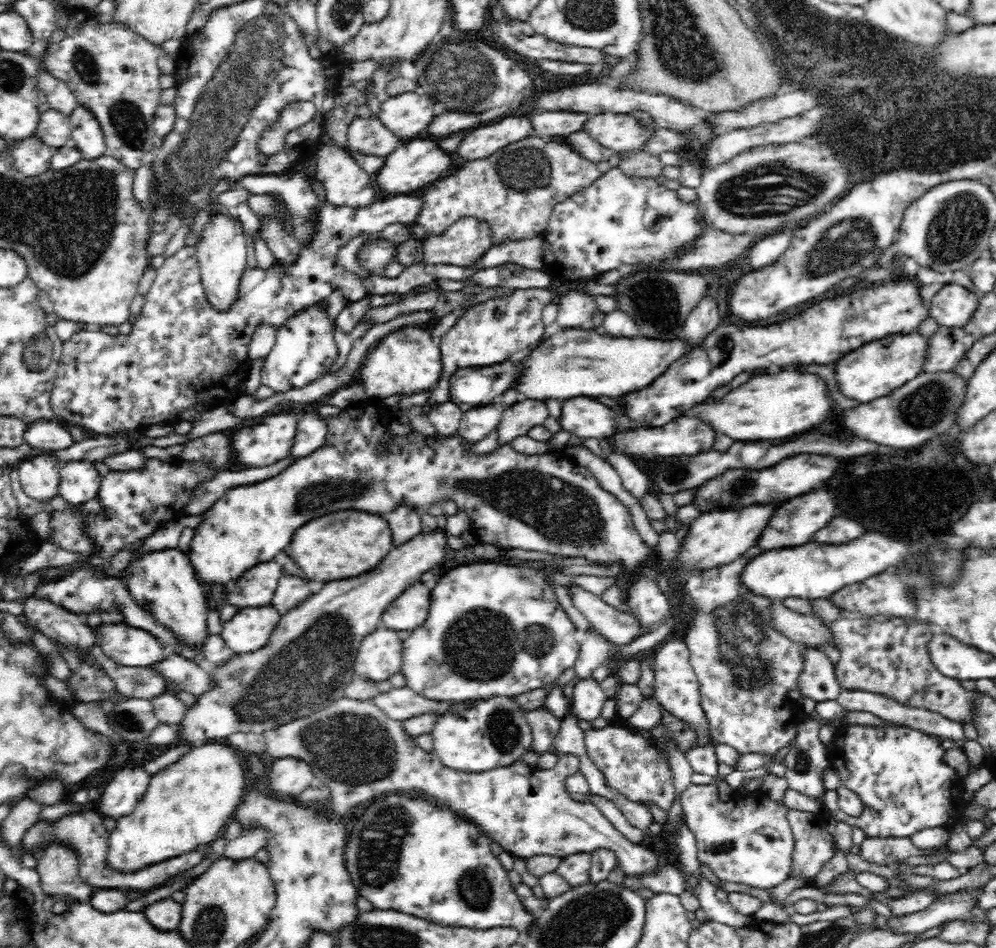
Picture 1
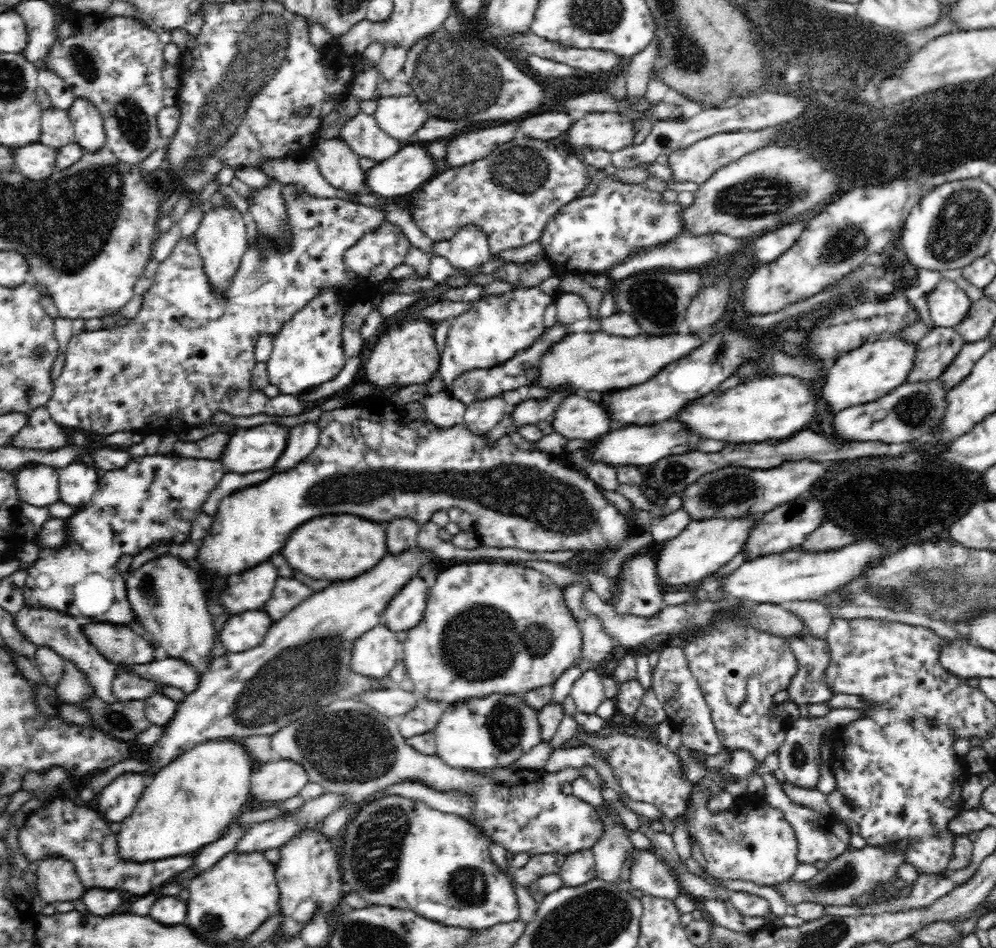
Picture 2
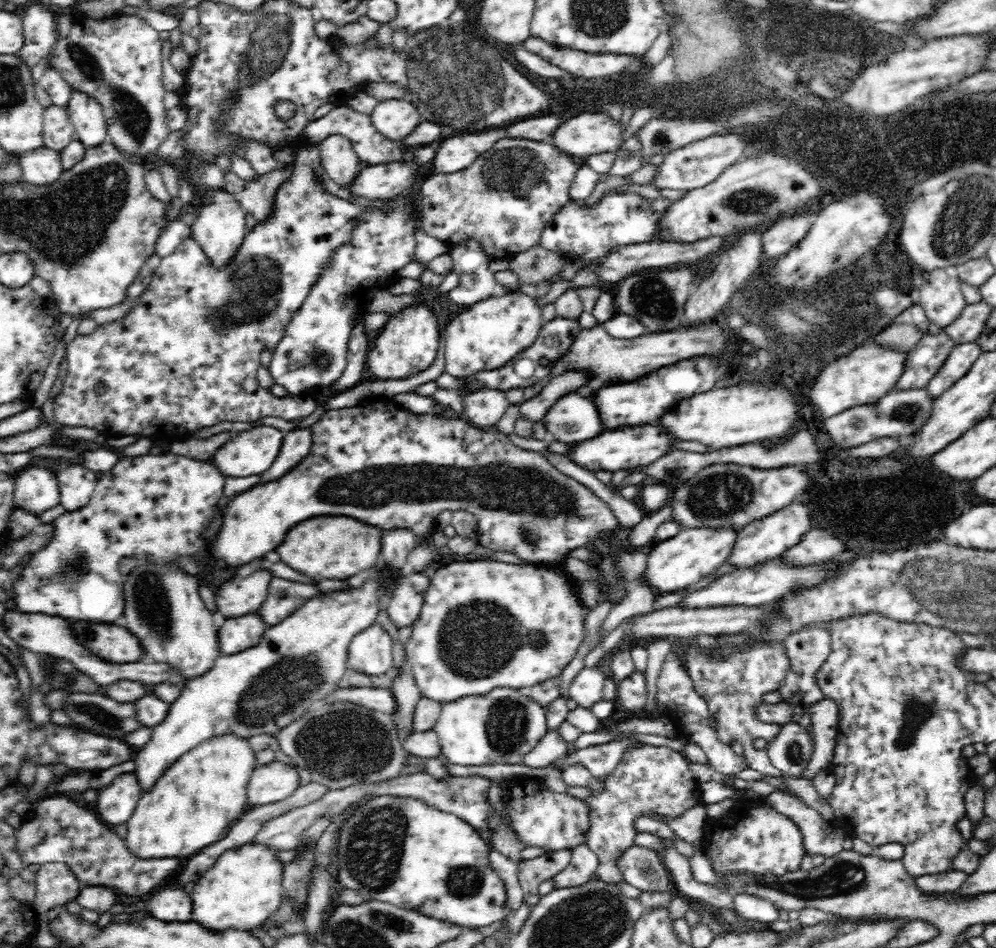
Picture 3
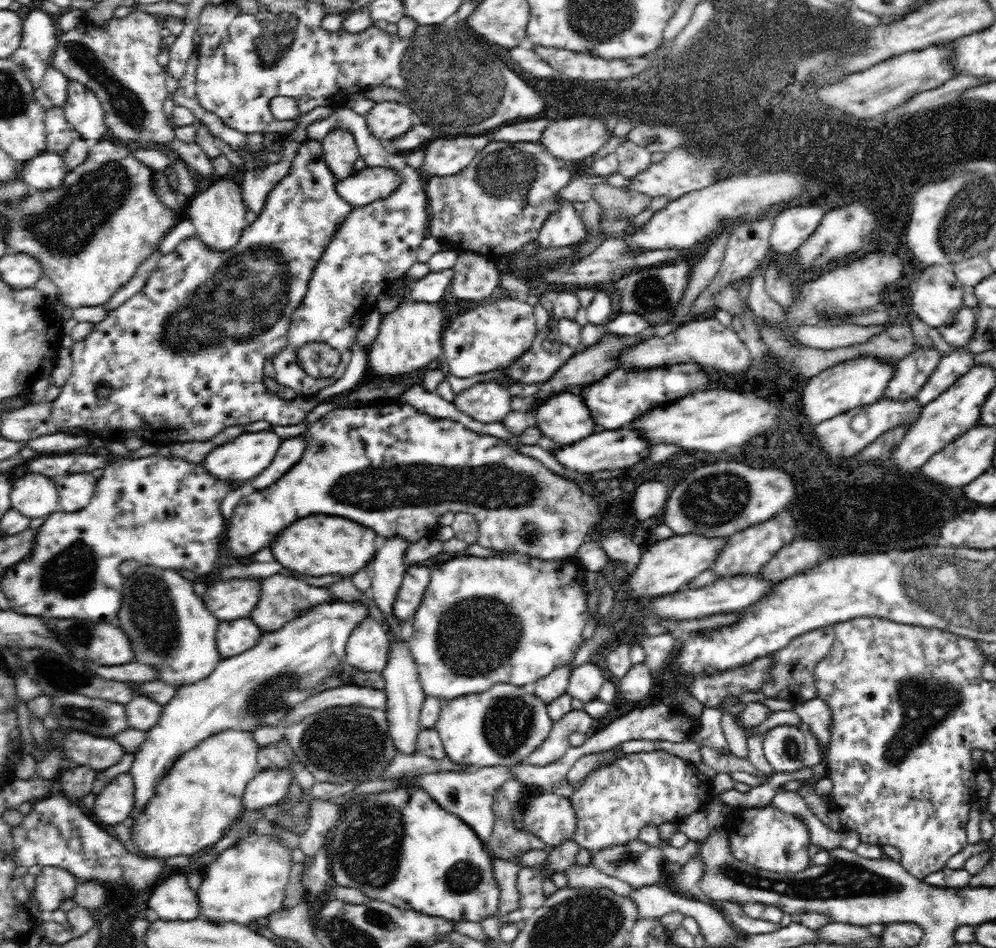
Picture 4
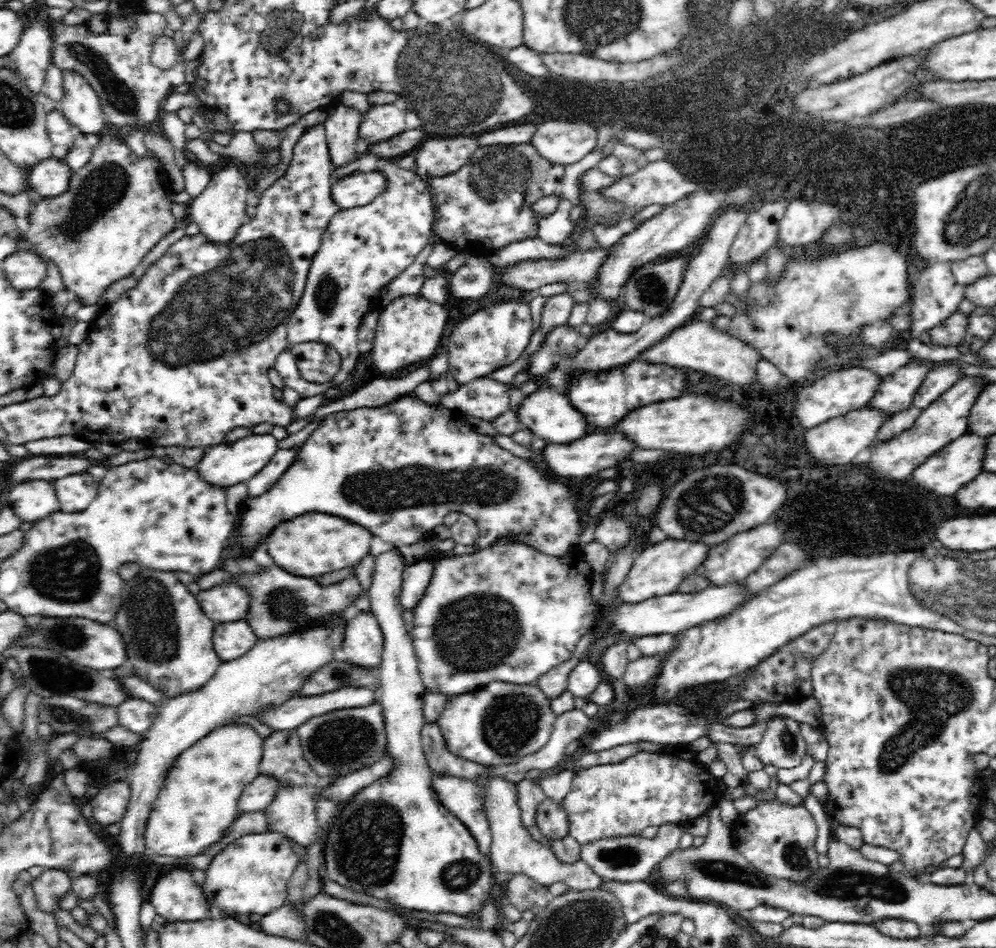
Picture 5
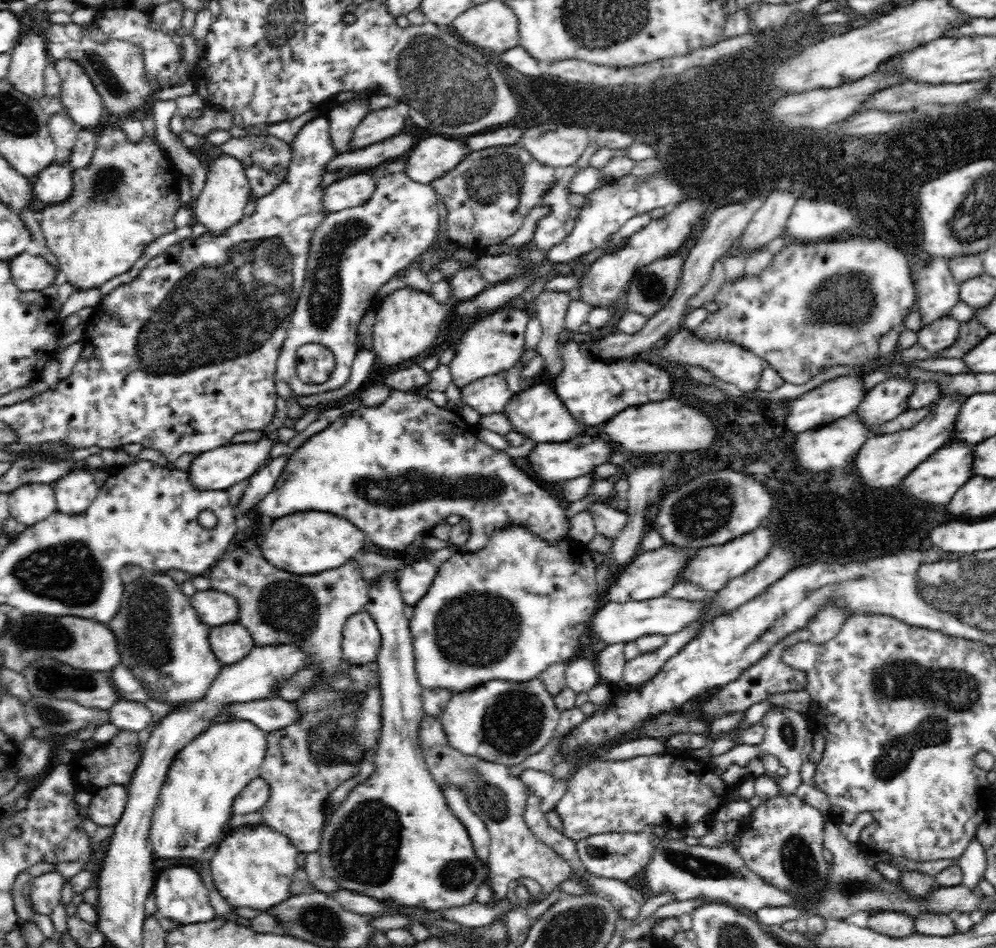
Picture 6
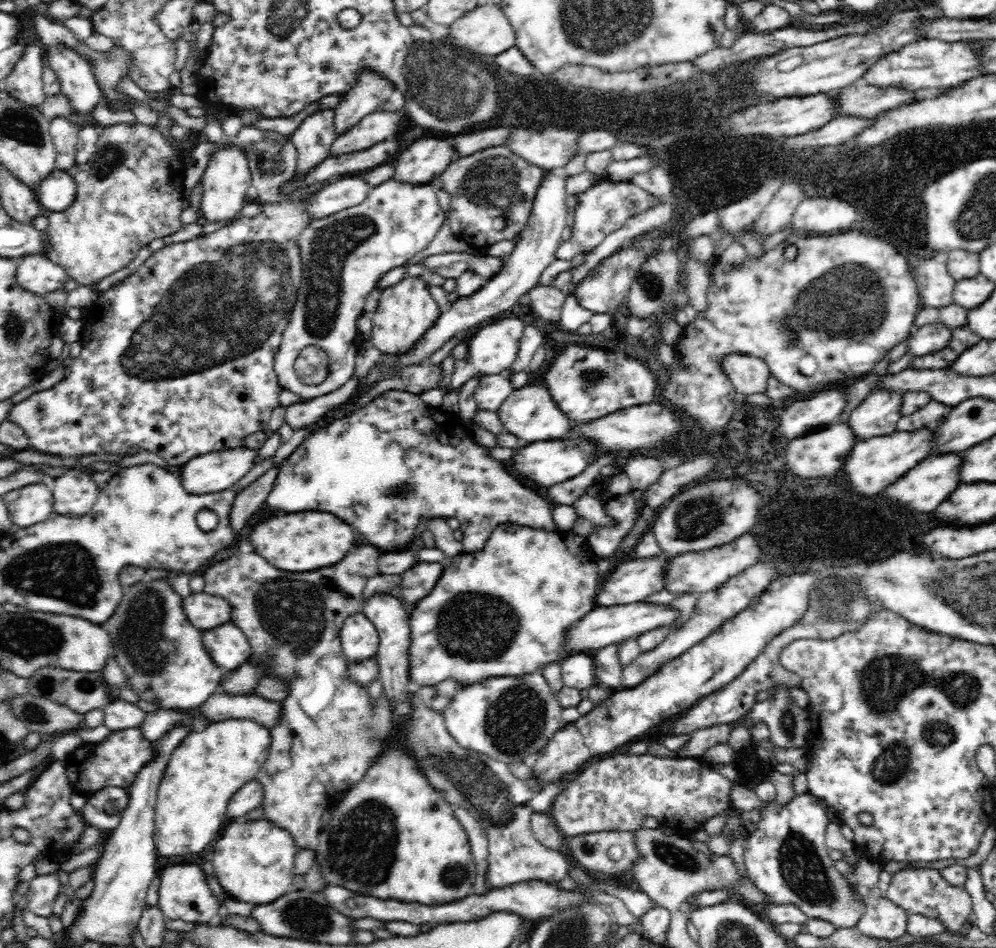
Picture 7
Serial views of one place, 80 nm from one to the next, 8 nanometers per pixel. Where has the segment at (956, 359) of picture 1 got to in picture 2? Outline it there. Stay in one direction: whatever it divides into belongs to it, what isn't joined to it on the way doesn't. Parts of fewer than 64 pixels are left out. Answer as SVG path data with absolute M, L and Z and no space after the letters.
M934 327L914 346L914 366L906 376L908 383L925 383L938 379L946 366L964 346L964 338L952 328Z

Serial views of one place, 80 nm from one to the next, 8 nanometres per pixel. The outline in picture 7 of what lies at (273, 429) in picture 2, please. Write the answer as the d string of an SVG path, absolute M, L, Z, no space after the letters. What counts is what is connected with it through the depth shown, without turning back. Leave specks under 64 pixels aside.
M250 447L214 451L191 458L176 474L186 493L212 494L229 489L246 476L253 467L254 454L256 450Z

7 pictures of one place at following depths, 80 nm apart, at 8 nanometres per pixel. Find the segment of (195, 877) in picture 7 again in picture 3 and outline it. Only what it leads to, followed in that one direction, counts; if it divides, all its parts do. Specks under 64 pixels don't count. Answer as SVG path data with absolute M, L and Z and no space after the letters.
M177 878L154 895L149 895L146 908L154 918L166 922L188 922L191 920L193 901L184 891Z

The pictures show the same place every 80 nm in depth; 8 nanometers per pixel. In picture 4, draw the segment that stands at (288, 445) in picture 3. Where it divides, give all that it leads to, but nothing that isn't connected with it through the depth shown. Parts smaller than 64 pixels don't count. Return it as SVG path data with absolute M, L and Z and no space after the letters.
M302 435L283 440L270 466L249 481L248 491L261 491L274 484L302 458L304 446L306 443Z

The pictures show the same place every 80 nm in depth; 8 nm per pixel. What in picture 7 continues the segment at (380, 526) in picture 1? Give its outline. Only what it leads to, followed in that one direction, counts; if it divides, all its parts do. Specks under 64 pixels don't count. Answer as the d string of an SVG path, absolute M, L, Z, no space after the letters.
M302 512L286 514L282 518L268 518L256 524L250 532L250 542L256 550L254 553L266 558L272 566L290 572L306 572L340 562L346 556L346 552L354 546L356 534L344 520L332 514Z

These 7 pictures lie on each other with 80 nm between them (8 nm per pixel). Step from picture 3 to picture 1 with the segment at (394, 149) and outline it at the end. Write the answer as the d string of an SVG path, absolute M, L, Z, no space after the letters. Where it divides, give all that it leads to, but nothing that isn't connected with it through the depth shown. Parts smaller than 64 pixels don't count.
M374 116L354 119L348 126L347 139L354 151L385 157L407 141L383 126L383 123Z

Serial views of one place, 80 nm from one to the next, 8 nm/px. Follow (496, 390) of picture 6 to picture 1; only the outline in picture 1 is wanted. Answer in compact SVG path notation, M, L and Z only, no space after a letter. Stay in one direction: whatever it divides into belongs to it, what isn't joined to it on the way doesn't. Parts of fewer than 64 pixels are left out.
M486 404L461 414L457 437L466 444L474 445L484 440L500 422L502 405Z

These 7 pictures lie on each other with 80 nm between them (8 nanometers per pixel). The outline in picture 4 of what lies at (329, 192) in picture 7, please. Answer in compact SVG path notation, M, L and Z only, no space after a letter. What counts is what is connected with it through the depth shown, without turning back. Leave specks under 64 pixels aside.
M367 166L341 181L335 180L334 188L347 203L361 207L390 197L399 185L400 175L396 171Z

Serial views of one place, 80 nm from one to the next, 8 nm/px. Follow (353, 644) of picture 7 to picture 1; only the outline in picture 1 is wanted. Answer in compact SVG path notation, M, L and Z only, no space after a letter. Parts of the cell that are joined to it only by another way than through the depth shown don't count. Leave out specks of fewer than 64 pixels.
M380 626L358 648L354 664L357 678L372 683L389 681L402 671L402 652L403 640L396 631Z

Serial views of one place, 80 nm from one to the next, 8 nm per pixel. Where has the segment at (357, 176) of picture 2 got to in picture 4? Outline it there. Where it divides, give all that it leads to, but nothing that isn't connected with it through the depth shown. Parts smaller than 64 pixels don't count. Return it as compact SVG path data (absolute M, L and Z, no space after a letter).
M335 127L322 140L323 159L335 180L354 175L354 162L359 160L359 150L353 133L344 127Z

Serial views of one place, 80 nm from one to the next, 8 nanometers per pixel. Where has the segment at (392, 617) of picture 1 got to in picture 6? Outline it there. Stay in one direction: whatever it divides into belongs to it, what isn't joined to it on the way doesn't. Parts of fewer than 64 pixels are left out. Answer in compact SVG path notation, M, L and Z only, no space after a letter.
M422 558L407 564L400 572L397 585L400 590L403 602L415 607L415 605L426 596L431 582L438 574L439 568L430 564L428 560Z

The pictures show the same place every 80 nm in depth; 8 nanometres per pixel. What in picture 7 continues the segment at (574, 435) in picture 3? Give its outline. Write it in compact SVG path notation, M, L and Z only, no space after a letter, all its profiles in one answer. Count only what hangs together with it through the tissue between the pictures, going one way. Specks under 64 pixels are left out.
M527 384L519 389L514 389L503 400L496 413L504 425L503 432L510 433L518 439L530 443L566 438L570 434L570 428L572 428L572 422L558 410L554 401L550 399L548 389L536 385Z

